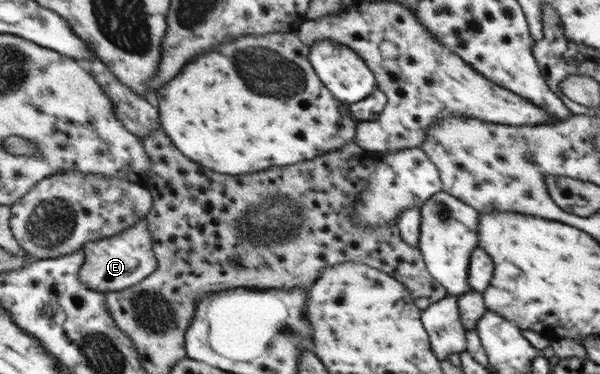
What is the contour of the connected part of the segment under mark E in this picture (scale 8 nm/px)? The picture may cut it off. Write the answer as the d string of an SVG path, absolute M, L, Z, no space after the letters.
M145 218L139 220L135 226L130 225L125 232L120 233L117 236L87 243L83 248L86 250L87 261L83 264L80 271L80 277L82 277L82 281L85 281L87 285L90 285L93 289L101 292L123 291L128 287L143 281L143 279L148 275L151 275L158 266L157 258L155 258L155 255L152 253L152 244Z

